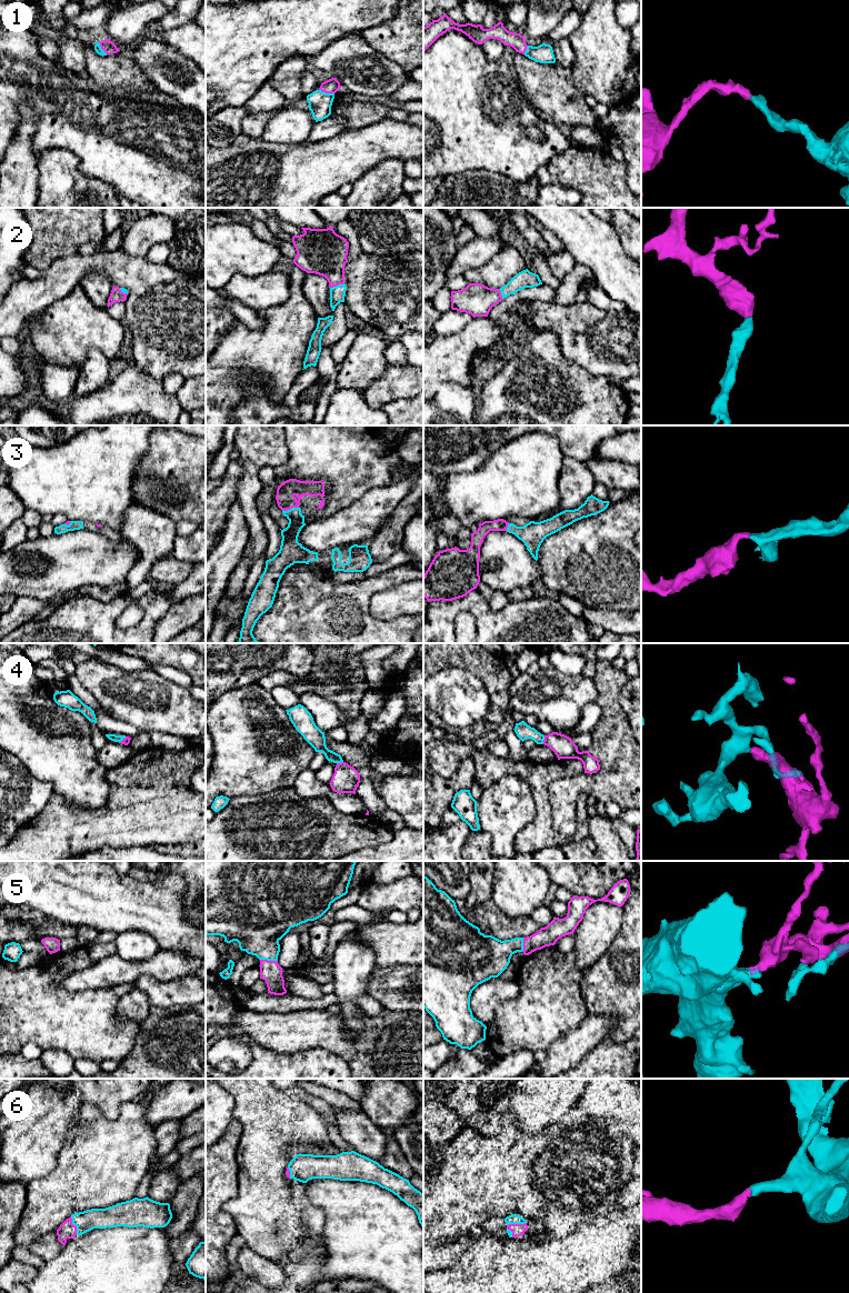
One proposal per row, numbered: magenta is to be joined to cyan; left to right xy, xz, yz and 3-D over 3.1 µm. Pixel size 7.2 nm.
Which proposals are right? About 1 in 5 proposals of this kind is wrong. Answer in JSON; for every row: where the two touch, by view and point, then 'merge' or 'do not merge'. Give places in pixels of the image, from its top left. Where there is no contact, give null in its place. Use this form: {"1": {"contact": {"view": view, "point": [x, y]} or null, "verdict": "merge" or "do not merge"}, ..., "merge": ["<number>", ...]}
{"1": {"contact": {"view": "xz", "point": [327, 93]}, "verdict": "merge"}, "2": {"contact": {"view": "xz", "point": [337, 286]}, "verdict": "merge"}, "3": {"contact": {"view": "xz", "point": [290, 509]}, "verdict": "merge"}, "4": {"contact": {"view": "yz", "point": [543, 739]}, "verdict": "merge"}, "5": {"contact": {"view": "xz", "point": [269, 960]}, "verdict": "merge"}, "6": {"contact": {"view": "xy", "point": [75, 1224]}, "verdict": "merge"}, "merge": ["1", "2", "3", "4", "5", "6"]}

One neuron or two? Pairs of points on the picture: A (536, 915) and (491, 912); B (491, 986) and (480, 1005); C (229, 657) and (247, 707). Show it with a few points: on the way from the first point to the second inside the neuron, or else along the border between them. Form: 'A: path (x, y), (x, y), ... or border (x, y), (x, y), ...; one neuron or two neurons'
A: border (530, 916), (540, 928); two neurons
B: path (491, 991), (483, 1001); one neuron
C: border (257, 681), (228, 689), (217, 698); two neurons

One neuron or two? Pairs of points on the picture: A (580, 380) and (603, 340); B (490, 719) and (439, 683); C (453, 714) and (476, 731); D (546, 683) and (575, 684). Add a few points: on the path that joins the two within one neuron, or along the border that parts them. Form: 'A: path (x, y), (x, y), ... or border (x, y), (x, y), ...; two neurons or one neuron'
A: border (563, 356), (592, 374), (606, 377); two neurons
B: border (491, 702), (479, 724); two neurons
C: border (479, 724), (470, 724), (459, 729); two neurons
D: path (552, 684), (568, 684); one neuron

